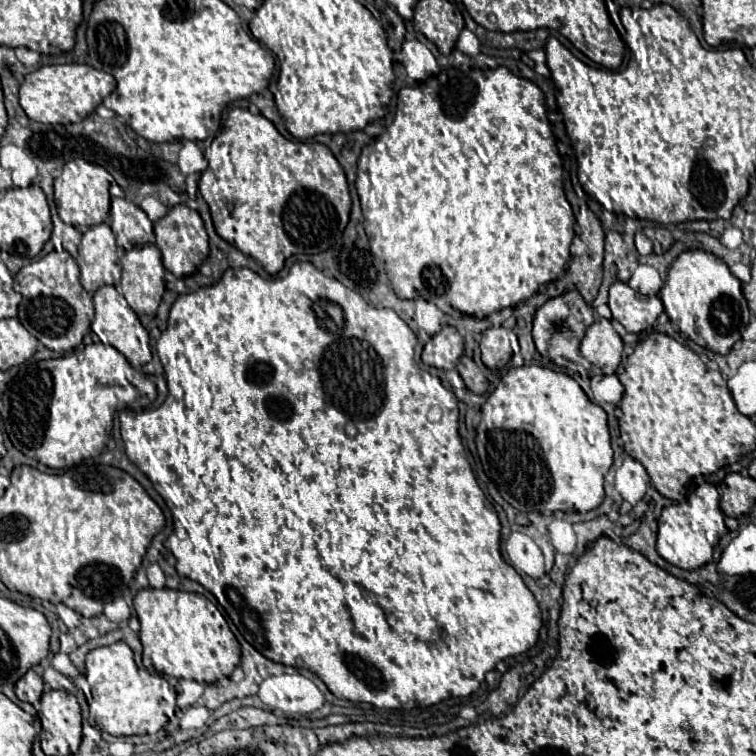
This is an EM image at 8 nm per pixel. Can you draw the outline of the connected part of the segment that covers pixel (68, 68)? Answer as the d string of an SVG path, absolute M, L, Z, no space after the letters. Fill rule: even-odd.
M80 63L44 65L24 77L24 83L20 85L20 105L32 121L50 125L56 123L68 125L86 119L114 89L116 89L114 77L90 65L80 65Z

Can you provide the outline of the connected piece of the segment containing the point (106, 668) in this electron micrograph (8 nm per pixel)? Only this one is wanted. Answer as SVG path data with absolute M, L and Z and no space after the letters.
M118 641L118 643L112 643L112 645L106 645L106 647L98 647L98 649L94 649L94 651L90 651L90 653L88 653L88 655L86 655L86 659L85 659L85 667L86 667L86 669L85 669L85 672L84 672L84 673L81 673L81 674L83 674L83 675L84 675L84 676L85 676L85 677L86 677L86 680L87 680L87 682L88 682L88 684L89 684L89 687L90 687L90 689L91 689L91 700L90 700L90 702L88 702L88 699L87 699L87 698L86 698L86 700L87 700L87 703L88 703L88 705L89 705L89 707L90 707L90 708L89 708L89 710L90 710L90 713L92 713L92 717L94 717L94 719L96 719L96 723L100 723L100 725L102 725L102 729L104 729L104 731L108 731L108 733L110 733L110 735L114 735L114 737L132 737L132 735L152 735L152 733L158 733L158 731L160 731L160 729L162 729L162 727L166 727L166 725L168 725L168 721L170 721L170 719L174 719L174 717L176 717L176 715L174 715L174 713L176 713L176 691L174 691L174 689L172 689L172 687L170 687L170 683L168 683L168 681L166 681L166 679L164 679L164 677L162 677L162 675L156 675L156 673L148 673L148 671L146 671L146 669L144 669L144 667L142 667L142 669L140 669L140 667L138 667L138 665L136 665L136 663L134 663L134 655L132 655L132 649L130 649L130 647L128 647L128 645L126 645L126 643L124 643L124 641Z

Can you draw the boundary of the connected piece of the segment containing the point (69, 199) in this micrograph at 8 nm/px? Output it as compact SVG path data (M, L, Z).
M72 159L64 165L62 173L54 179L54 203L58 209L58 215L64 223L70 225L80 225L80 227L90 227L104 223L110 213L110 173L96 165L88 163L84 159Z

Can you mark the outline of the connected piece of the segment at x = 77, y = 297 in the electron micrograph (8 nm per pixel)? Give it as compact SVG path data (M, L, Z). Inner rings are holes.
M52 251L46 257L24 265L16 273L16 283L22 293L18 319L38 341L58 353L72 351L82 343L84 336L90 332L94 305L92 295L80 285L80 269L70 253Z

